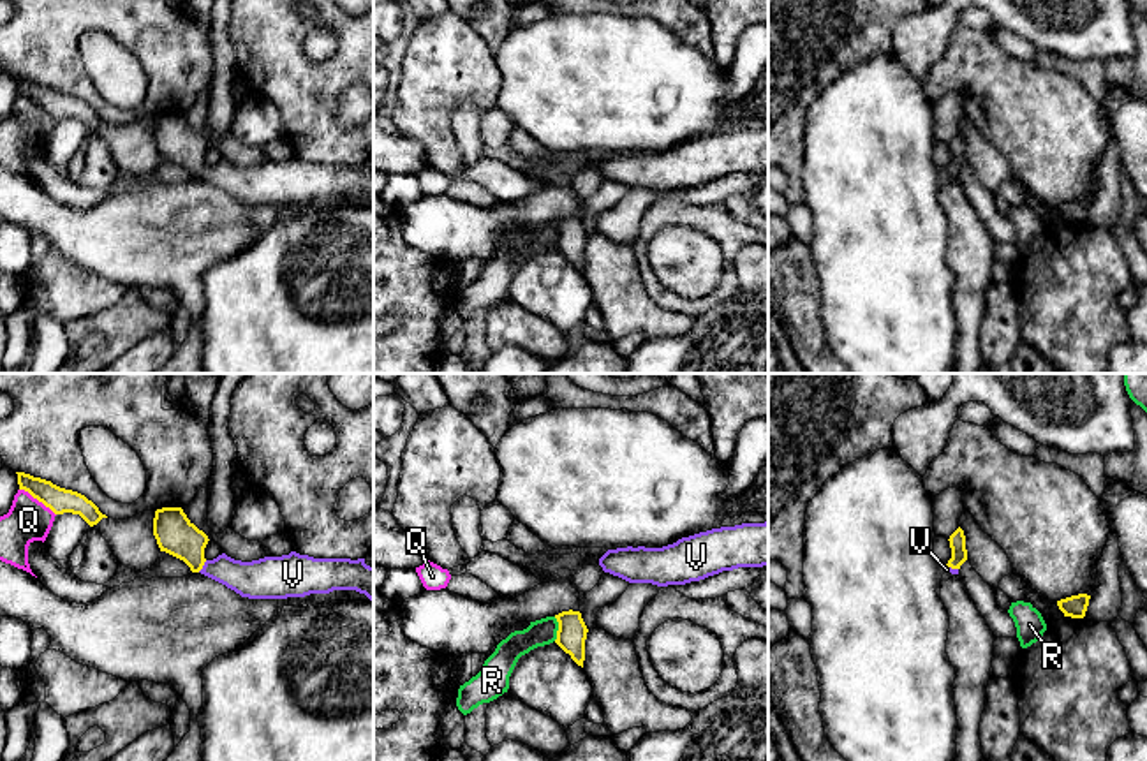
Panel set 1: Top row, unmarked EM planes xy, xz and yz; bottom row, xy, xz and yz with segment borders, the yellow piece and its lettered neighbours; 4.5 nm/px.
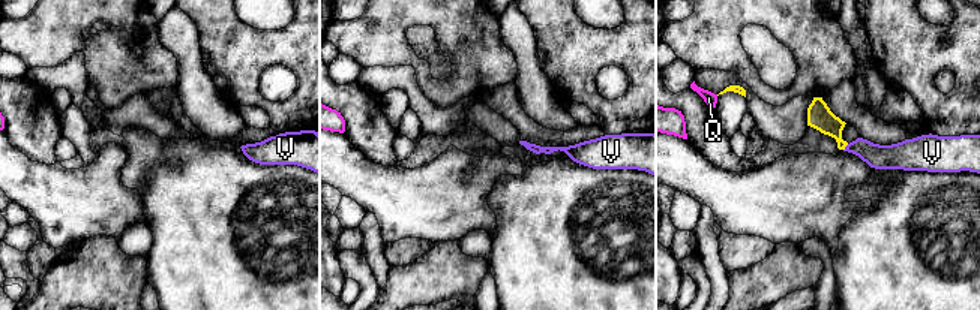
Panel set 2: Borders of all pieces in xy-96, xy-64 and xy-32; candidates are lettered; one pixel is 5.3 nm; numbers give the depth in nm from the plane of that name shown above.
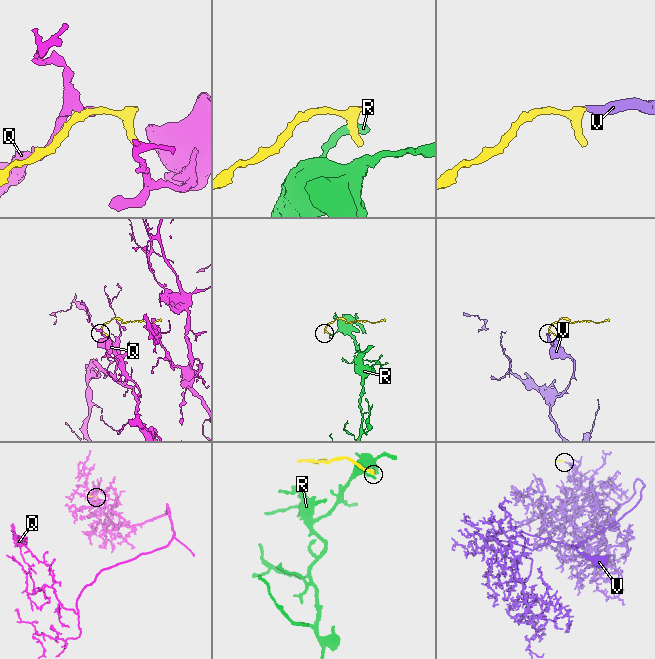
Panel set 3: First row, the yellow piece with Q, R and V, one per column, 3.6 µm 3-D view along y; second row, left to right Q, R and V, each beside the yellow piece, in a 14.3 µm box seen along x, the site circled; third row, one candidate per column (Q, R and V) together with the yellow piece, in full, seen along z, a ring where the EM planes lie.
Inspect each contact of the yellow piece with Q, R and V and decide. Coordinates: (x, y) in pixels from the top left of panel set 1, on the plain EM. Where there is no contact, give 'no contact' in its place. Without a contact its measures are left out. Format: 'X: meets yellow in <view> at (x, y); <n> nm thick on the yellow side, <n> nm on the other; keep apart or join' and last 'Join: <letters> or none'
Q: meets yellow in xy at (37, 104); 120 nm thick on the yellow side, 200 nm on the other; keep apart
R: meets yellow in xz at (559, 235); 140 nm thick on the yellow side, 120 nm on the other; keep apart
V: meets yellow in xy at (203, 169); 180 nm thick on the yellow side, 170 nm on the other; join
Join: V

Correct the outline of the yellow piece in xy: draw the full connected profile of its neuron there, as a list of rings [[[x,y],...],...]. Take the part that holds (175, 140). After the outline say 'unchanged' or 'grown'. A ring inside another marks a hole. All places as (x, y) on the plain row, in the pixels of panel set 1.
[[[181,113],[155,116],[153,141],[160,157],[183,166],[192,178],[201,178],[241,203],[287,204],[333,196],[356,196],[374,208],[374,173],[365,164],[314,164],[291,157],[241,167],[218,160],[204,164],[208,141],[199,136]]]; grown

